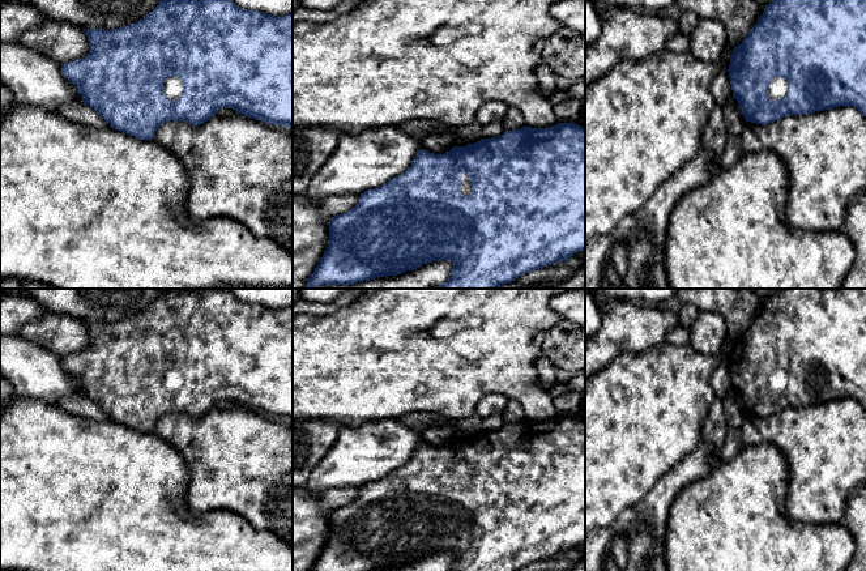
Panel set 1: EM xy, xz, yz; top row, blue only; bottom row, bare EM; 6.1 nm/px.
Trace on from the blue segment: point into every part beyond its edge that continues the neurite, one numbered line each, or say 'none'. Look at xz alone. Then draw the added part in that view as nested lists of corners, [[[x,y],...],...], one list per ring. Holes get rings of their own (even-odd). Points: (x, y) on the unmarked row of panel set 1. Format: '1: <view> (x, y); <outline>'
1: xz (465, 481); [[[465,464],[462,465],[462,476],[460,483],[462,489],[468,489],[472,485],[472,478]]]

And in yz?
1: yz (777, 382); [[[775,370],[768,379],[768,391],[778,393],[786,388],[788,375],[782,370]]]

